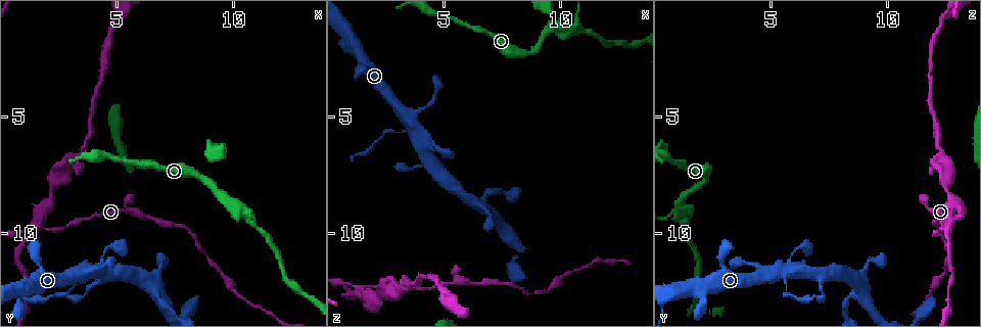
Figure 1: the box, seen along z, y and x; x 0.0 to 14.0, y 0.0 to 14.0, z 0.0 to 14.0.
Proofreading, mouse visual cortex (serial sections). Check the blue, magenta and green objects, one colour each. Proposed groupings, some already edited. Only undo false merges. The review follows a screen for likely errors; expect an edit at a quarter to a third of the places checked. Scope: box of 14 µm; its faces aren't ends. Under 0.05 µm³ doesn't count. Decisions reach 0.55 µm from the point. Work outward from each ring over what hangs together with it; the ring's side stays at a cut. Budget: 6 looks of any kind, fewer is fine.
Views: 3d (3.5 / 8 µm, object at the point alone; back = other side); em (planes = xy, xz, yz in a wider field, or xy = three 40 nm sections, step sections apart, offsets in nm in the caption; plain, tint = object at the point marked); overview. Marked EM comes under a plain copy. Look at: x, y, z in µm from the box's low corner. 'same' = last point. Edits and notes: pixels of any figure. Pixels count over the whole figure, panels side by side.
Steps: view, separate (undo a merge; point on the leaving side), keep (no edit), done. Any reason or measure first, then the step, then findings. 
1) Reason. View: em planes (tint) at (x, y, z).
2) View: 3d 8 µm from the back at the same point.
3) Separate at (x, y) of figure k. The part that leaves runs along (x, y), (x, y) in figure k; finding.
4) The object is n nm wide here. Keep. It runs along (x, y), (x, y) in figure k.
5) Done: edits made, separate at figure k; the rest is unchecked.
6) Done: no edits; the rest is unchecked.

View: 3d 8 µm at (2.6, 12.6, 5.5).

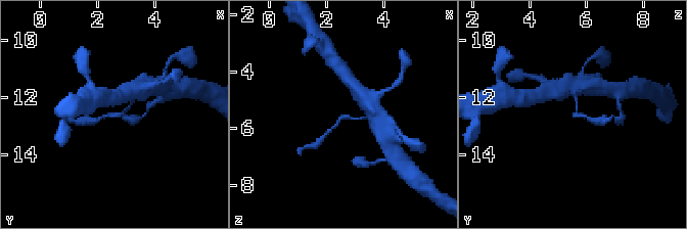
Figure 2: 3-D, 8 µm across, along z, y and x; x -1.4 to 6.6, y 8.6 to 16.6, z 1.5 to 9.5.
Zoom in. View: 3d 3.5 µm at (2.5, 12.6, 5.5).

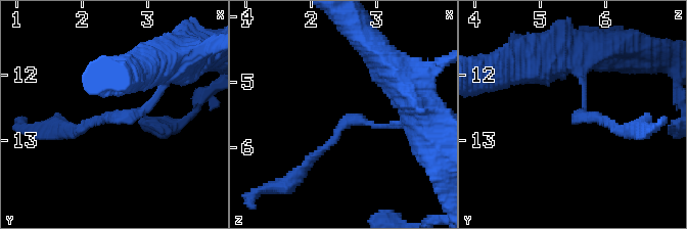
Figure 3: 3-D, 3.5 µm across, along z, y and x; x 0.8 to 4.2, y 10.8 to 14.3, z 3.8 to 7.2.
The arms are 100, 150 nm wide. Keep. It runs along (172, 74), (134, 115), (72, 130) in figure 3; all the same cell.

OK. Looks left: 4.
A narrow waist. View: 3d 8 µm at (6.8, 12.4, 8.9).

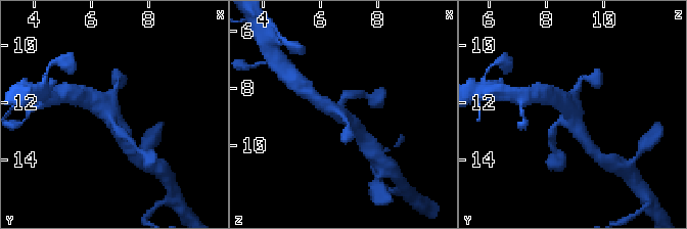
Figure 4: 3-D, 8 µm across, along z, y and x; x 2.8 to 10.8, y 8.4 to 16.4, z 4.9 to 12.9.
Zoom in. View: 3d 3.5 µm at (6.7, 12.3, 8.9).

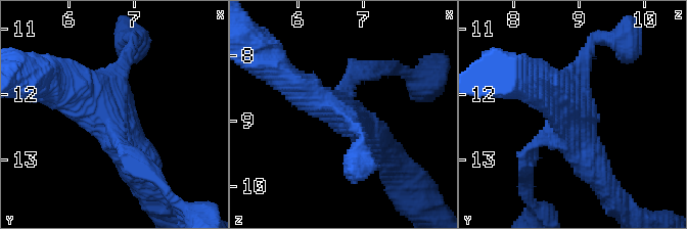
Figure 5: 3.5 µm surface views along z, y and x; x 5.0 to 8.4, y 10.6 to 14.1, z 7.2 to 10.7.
4 arms meet here; the arms are 150, 250, 500, 500 nm wide. View: em xy step 5 (tint) at (6.70, 12.35, 8.90).

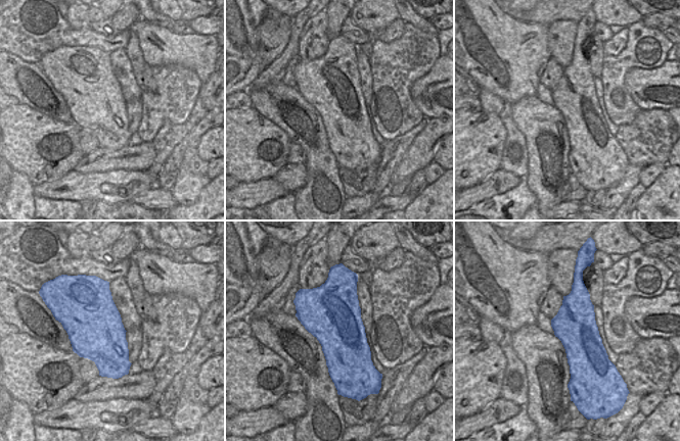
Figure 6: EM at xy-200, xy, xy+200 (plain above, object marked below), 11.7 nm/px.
Keep. It runs along (63, 80), (120, 124), (142, 172) in figure 5; all the same cell.

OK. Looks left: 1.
Done: no edits; the rest is unchecked.

